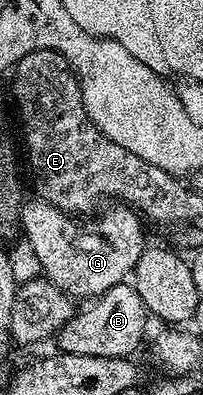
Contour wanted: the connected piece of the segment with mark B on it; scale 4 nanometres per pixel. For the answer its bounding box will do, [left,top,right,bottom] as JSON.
[57,284,148,358]

